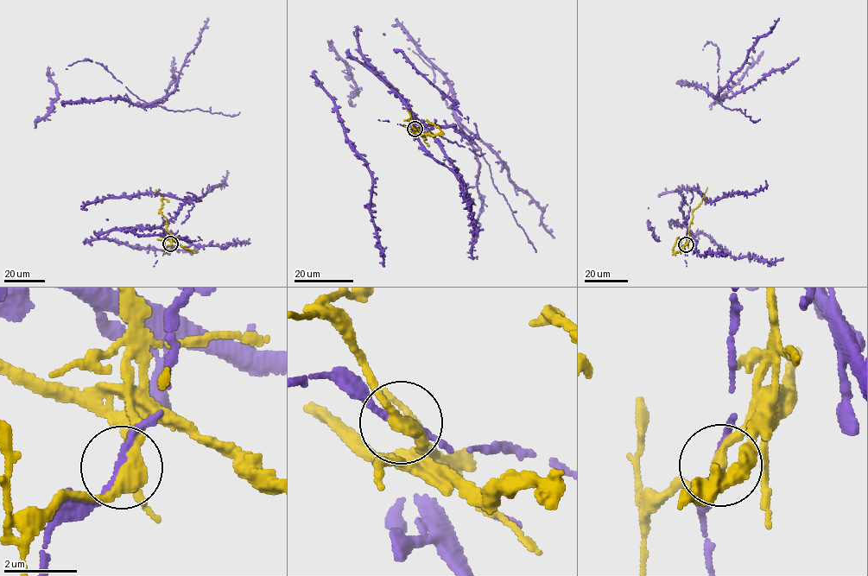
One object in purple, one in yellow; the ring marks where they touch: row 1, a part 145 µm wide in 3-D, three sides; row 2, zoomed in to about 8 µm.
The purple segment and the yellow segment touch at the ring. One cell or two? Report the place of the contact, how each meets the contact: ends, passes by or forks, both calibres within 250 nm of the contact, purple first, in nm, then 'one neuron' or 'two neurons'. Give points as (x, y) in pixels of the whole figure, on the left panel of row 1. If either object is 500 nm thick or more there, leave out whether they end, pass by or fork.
place (170, 243); purple passes by; yellow passes by; calibres 180 and 360 nm; two neurons

